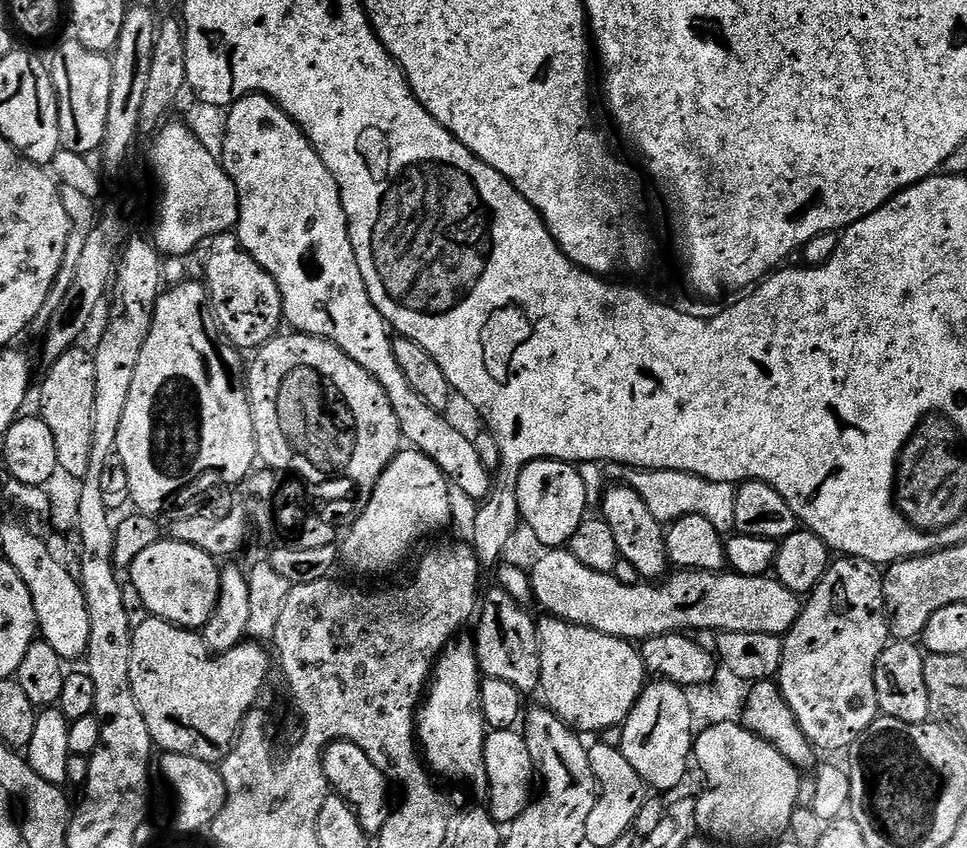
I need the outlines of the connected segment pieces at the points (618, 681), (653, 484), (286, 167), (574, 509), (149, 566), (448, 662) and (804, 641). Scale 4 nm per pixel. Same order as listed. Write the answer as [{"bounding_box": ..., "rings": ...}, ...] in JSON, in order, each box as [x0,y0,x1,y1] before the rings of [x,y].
[{"bounding_box":[536,618,646,734],"rings":[[[544,618],[536,629],[540,643],[539,691],[544,692],[543,703],[548,709],[580,734],[603,734],[610,728],[620,728],[646,687],[639,647],[568,620]]]},{"bounding_box":[606,464,737,534],"rings":[[[622,464],[607,465],[606,471],[613,476],[613,481],[633,488],[646,502],[650,514],[658,518],[658,522],[670,526],[676,520],[687,516],[701,516],[706,522],[714,525],[714,530],[728,534],[736,527],[734,522],[734,502],[737,485],[726,482],[710,482],[706,478],[698,478],[694,474],[675,472],[674,470],[650,470],[649,468],[625,468]]]},{"bounding_box":[219,96,494,502],"rings":[[[244,96],[227,111],[225,144],[219,161],[232,179],[232,187],[238,192],[240,213],[234,233],[254,262],[278,284],[281,306],[284,308],[283,319],[292,323],[297,333],[321,336],[341,348],[351,360],[358,362],[358,366],[362,366],[362,370],[369,372],[382,386],[382,390],[386,390],[386,398],[390,398],[390,406],[394,406],[394,414],[398,418],[401,437],[407,443],[409,440],[412,443],[409,445],[415,451],[426,454],[426,458],[430,458],[430,462],[442,470],[449,485],[462,490],[467,497],[477,502],[487,501],[494,488],[494,476],[482,466],[473,437],[469,433],[459,432],[447,420],[447,415],[426,406],[394,358],[390,329],[374,302],[370,302],[366,282],[362,282],[362,270],[358,270],[358,258],[354,258],[354,246],[350,242],[338,184],[334,182],[330,170],[326,170],[322,158],[318,158],[314,146],[305,138],[304,129],[299,128],[268,96]]]},{"bounding_box":[514,458,588,550],"rings":[[[553,458],[551,460],[535,460],[526,467],[519,469],[514,485],[516,504],[520,508],[520,520],[536,535],[535,542],[548,550],[560,550],[571,541],[574,530],[586,519],[584,512],[588,508],[588,488],[580,477],[581,469],[575,464],[569,464],[567,459]]]},{"bounding_box":[126,538,220,630],"rings":[[[162,538],[134,558],[126,576],[134,590],[142,594],[146,610],[155,619],[176,624],[179,628],[200,630],[210,622],[218,606],[220,570],[217,557],[206,554],[206,550],[198,550],[198,546],[190,546],[186,542]]]},{"bounding_box":[415,634,488,785],"rings":[[[468,634],[457,635],[436,660],[415,721],[416,738],[422,749],[423,759],[433,773],[441,772],[452,780],[483,785],[488,775],[484,765],[486,725],[480,701],[481,683],[476,641]]]},{"bounding_box":[778,556,890,749],"rings":[[[844,556],[843,558],[833,559],[828,565],[828,572],[818,582],[818,586],[803,601],[800,616],[794,622],[792,629],[783,637],[784,649],[782,650],[782,666],[778,683],[780,692],[784,695],[784,700],[790,706],[794,718],[798,718],[798,726],[806,734],[806,738],[817,749],[820,748],[844,748],[855,744],[856,739],[865,732],[870,725],[881,715],[878,694],[874,686],[874,670],[882,650],[887,648],[890,643],[890,633],[888,631],[888,614],[884,606],[884,578],[881,569],[877,565],[871,564],[868,560],[863,560],[857,556]]]}]

